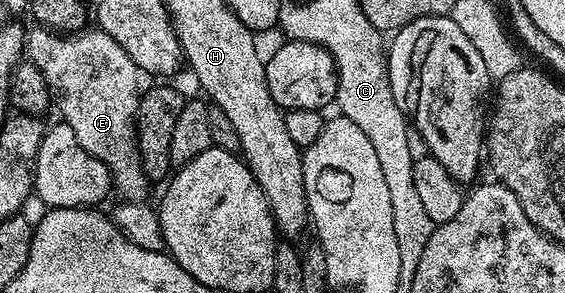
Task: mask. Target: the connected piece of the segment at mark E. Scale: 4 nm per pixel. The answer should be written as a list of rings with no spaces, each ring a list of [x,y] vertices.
[[[38,25],[32,28],[32,31],[28,30],[25,35],[25,55],[45,77],[47,87],[51,90],[54,106],[56,108],[59,106],[59,111],[63,114],[60,115],[62,122],[68,123],[73,129],[81,149],[85,149],[107,166],[114,190],[120,191],[124,200],[146,200],[149,180],[147,174],[143,172],[137,138],[141,72],[133,61],[133,57],[129,57],[129,53],[125,53],[125,49],[121,49],[121,45],[117,45],[117,41],[109,37],[109,33],[98,29],[84,29],[63,34]]]

